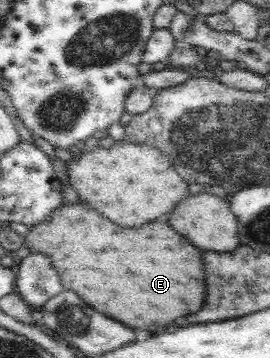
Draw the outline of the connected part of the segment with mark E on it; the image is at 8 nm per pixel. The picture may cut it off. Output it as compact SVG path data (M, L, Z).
M80 200L64 203L44 220L32 224L23 238L23 246L29 254L39 252L49 260L50 266L59 274L63 290L72 290L88 306L96 306L98 312L122 324L138 326L150 332L156 326L164 326L182 316L194 314L204 302L200 254L196 248L192 248L192 244L184 240L185 237L163 220L142 223L132 228L116 226L94 210L94 207Z

